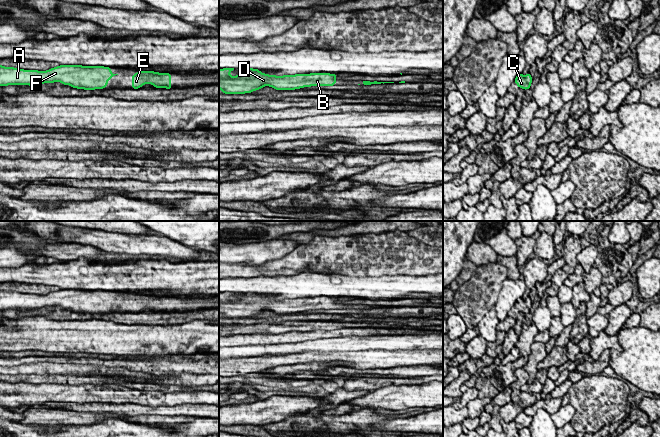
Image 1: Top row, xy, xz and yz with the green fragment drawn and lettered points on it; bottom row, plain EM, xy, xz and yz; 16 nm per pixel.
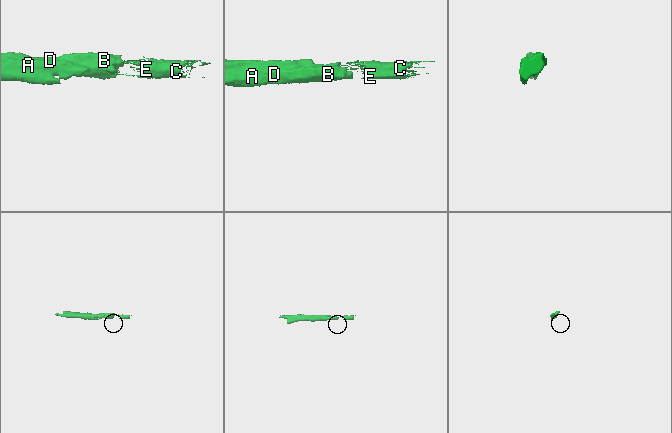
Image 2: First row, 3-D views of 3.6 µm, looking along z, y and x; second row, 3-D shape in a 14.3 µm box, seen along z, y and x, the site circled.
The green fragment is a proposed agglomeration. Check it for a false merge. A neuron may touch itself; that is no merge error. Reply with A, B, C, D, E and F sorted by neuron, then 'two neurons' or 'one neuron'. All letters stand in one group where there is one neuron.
A B C D E F; one neuron

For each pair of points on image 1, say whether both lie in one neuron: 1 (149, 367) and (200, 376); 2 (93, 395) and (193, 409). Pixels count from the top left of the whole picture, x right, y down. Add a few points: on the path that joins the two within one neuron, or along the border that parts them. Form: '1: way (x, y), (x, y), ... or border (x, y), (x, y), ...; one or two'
1: way (162, 367), (178, 367), (182, 371), (187, 372); one
2: border (191, 403), (157, 406), (144, 405); two

